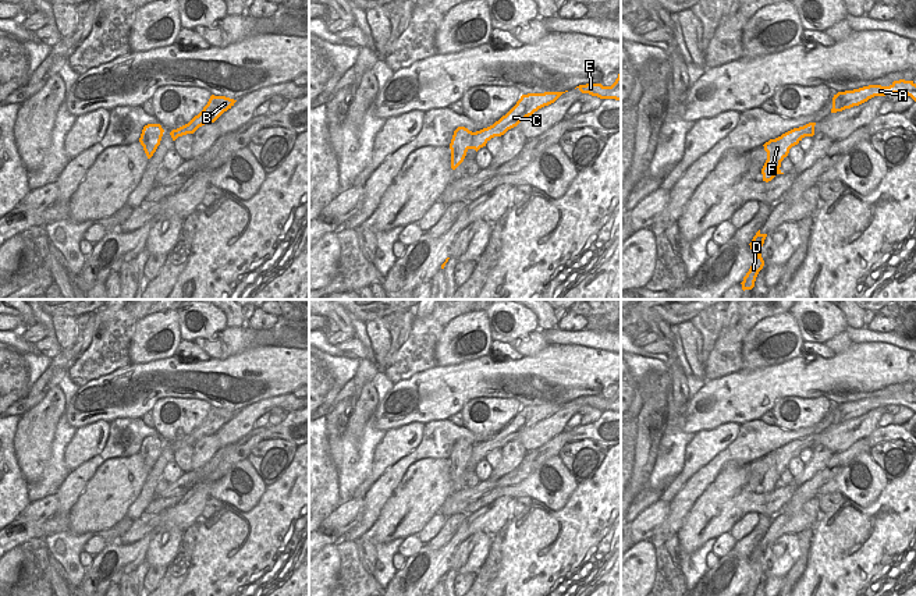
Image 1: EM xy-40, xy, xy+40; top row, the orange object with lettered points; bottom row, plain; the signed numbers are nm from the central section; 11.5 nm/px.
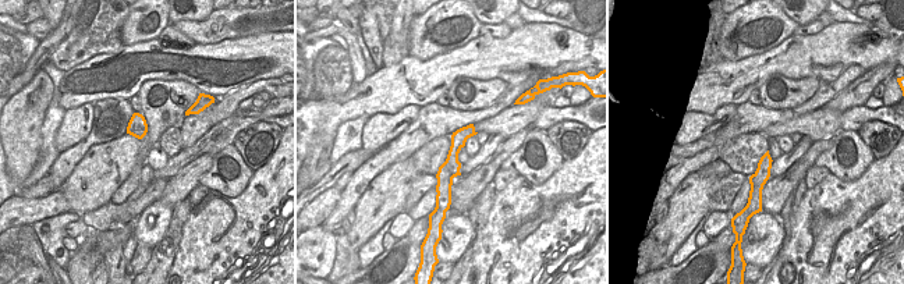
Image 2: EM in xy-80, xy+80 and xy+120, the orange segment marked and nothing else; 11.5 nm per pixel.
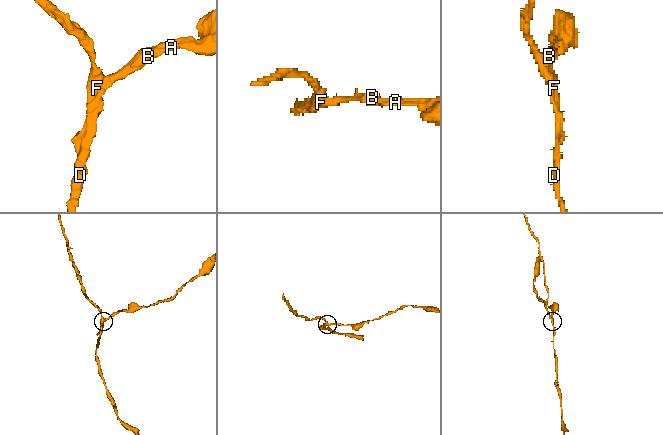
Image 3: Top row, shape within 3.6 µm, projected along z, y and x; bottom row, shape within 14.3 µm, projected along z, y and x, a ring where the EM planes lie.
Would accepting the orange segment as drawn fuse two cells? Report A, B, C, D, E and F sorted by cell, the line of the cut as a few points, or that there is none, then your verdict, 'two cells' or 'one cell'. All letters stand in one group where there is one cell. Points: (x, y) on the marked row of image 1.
A B C E / D F | xy (487, 127), (492, 137) | two cells

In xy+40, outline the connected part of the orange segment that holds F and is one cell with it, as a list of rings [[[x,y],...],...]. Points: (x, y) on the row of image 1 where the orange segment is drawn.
[[[793,128],[775,139],[766,142],[764,150],[767,160],[761,168],[763,181],[771,181],[777,174],[784,174],[780,167],[781,162],[788,156],[789,149],[798,145],[803,138],[803,128]]]

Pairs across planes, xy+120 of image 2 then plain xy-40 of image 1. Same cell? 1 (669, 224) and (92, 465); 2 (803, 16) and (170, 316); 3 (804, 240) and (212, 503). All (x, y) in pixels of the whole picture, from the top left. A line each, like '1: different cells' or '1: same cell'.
1: different cells
2: different cells
3: different cells

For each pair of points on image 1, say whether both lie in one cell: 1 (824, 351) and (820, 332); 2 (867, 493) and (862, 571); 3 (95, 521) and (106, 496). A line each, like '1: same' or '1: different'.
1: different
2: different
3: same

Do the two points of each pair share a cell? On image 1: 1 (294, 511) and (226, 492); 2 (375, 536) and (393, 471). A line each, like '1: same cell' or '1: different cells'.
1: different cells
2: different cells

